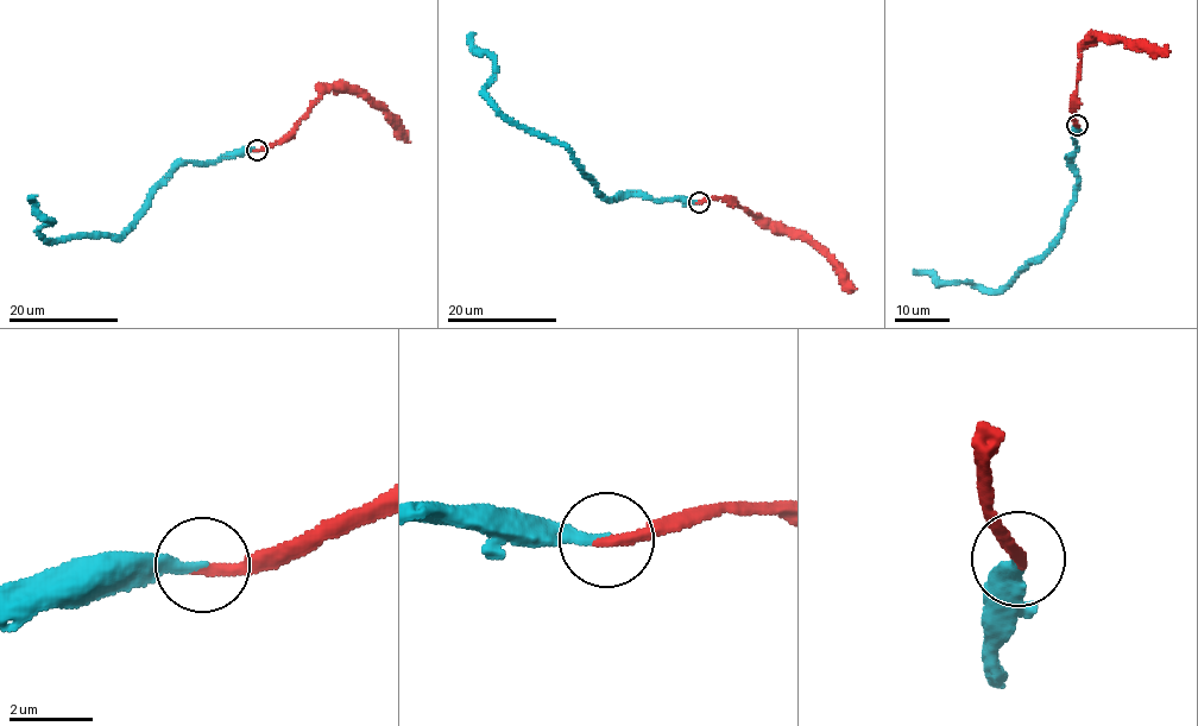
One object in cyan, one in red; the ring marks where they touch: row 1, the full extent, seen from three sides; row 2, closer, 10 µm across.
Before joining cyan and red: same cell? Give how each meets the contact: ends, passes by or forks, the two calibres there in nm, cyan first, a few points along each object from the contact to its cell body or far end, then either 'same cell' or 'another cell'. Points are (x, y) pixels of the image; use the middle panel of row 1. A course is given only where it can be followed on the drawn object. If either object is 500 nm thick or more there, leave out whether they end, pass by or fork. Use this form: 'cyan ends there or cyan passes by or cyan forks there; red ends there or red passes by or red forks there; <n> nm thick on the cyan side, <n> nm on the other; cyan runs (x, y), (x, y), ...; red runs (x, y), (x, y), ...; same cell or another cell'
cyan ends there; red ends there; 220 nm thick on the cyan side, 280 nm on the other; cyan runs (700, 201), (601, 195), (567, 150), (512, 125), (484, 94), (493, 58), (471, 46), (475, 35); red runs (700, 201), (723, 199), (760, 215), (769, 226), (796, 229), (833, 262), (836, 272), (856, 290); same cell

